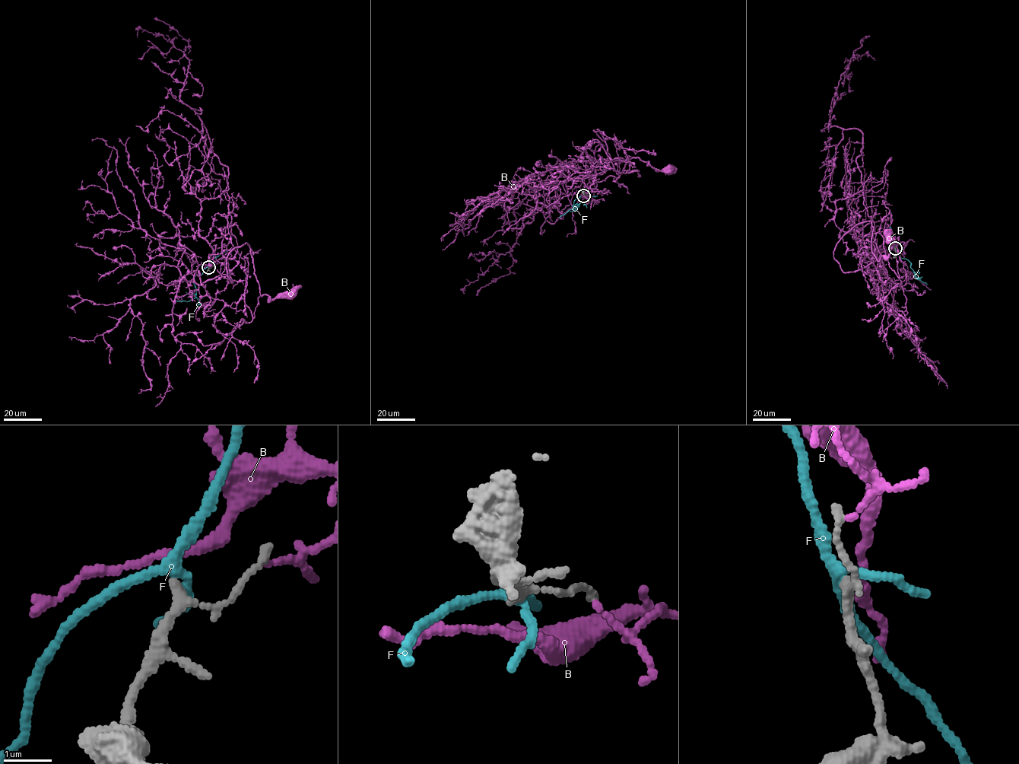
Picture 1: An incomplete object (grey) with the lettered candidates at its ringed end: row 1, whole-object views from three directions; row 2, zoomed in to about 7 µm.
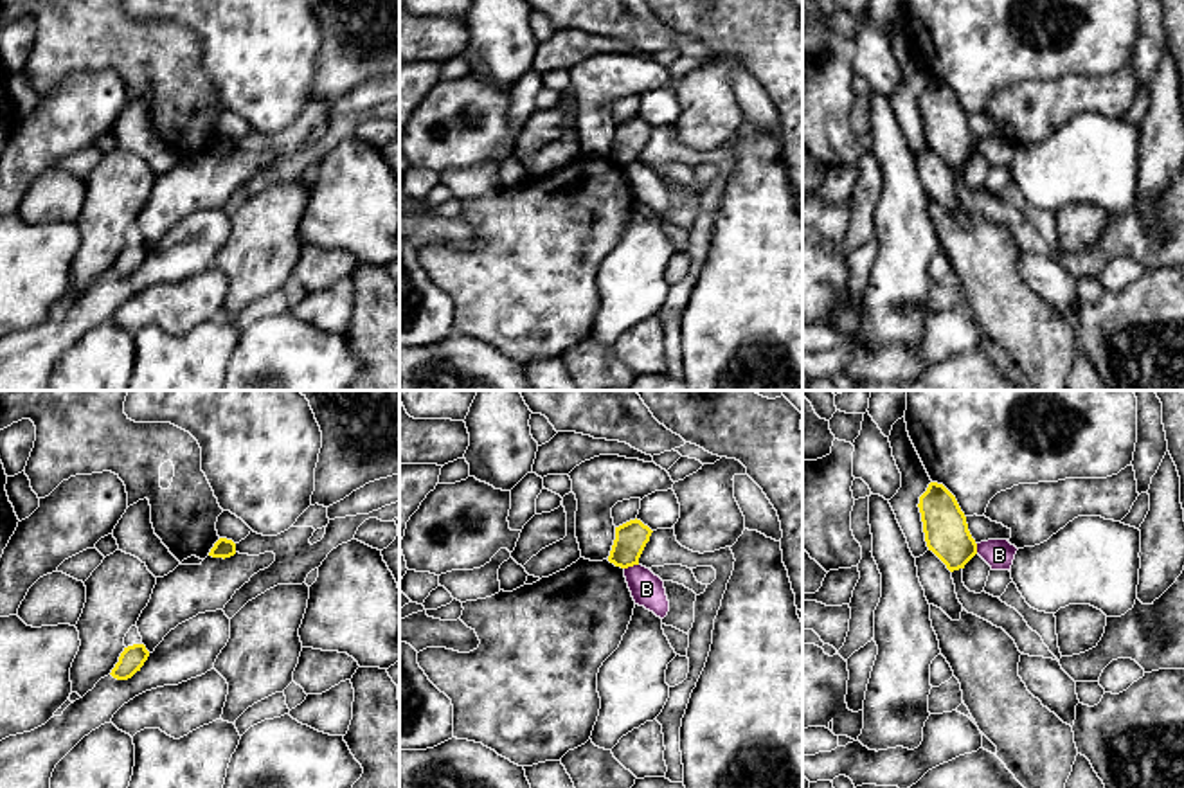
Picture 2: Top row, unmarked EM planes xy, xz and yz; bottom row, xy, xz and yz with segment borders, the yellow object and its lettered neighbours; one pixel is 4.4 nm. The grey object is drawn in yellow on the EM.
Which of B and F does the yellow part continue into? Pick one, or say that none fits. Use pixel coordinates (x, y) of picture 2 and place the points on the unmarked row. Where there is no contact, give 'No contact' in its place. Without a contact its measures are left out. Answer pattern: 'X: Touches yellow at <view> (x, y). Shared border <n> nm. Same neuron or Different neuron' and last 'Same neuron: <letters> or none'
B: Touches yellow at xz (630, 162). Shared border 70 nm. Different neuron
F: No contact. Different neuron
Same neuron: none

